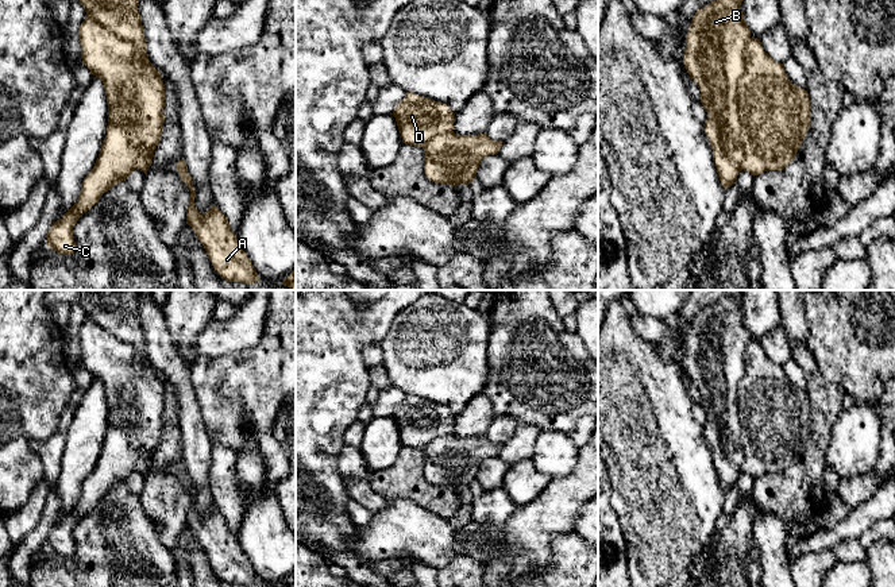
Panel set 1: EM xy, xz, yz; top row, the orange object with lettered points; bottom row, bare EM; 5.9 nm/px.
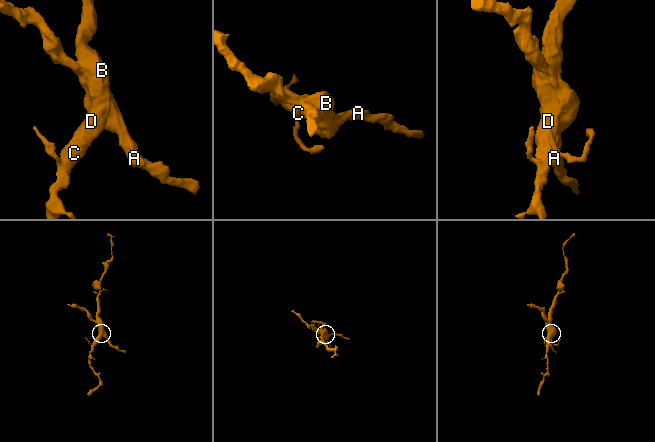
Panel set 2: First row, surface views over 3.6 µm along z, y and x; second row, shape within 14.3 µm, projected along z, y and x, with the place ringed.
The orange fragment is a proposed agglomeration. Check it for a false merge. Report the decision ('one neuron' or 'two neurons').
two neurons

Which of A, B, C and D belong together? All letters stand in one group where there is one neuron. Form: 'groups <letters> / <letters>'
groups A / B C D

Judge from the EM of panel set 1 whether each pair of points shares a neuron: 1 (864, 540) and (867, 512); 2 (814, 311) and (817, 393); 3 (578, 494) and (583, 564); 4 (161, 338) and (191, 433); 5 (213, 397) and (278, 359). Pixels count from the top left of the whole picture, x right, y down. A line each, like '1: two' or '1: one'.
1: two
2: two
3: two
4: one
5: one

